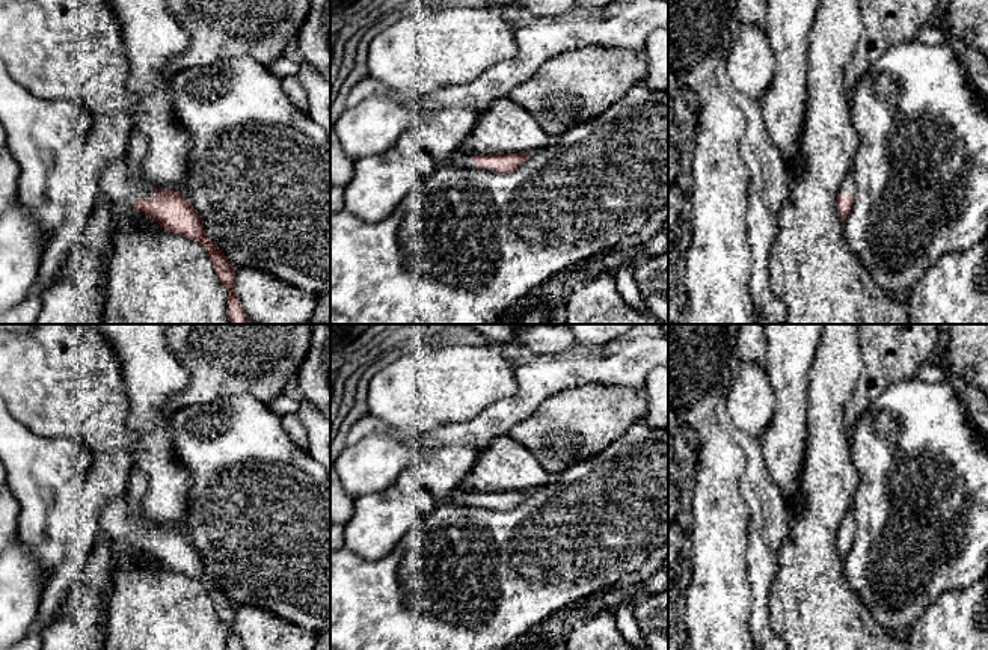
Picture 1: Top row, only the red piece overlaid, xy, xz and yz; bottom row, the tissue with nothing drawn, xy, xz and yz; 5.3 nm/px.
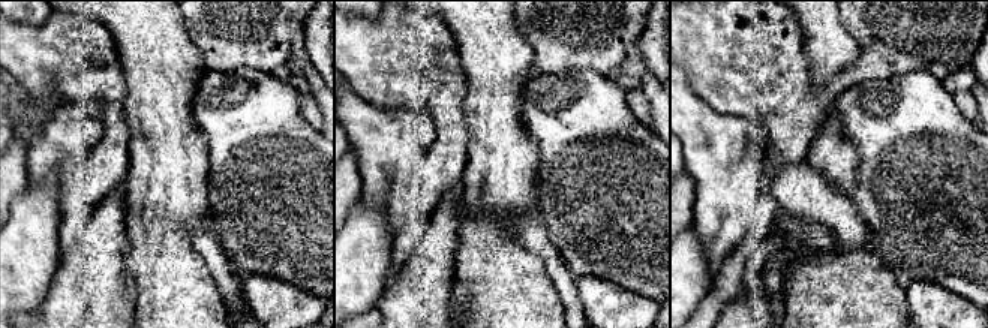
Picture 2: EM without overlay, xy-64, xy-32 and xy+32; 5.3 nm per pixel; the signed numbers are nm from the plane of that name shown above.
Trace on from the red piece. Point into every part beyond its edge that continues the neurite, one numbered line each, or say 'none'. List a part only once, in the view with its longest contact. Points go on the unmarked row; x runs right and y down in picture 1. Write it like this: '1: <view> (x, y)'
1: xy (122, 524)

